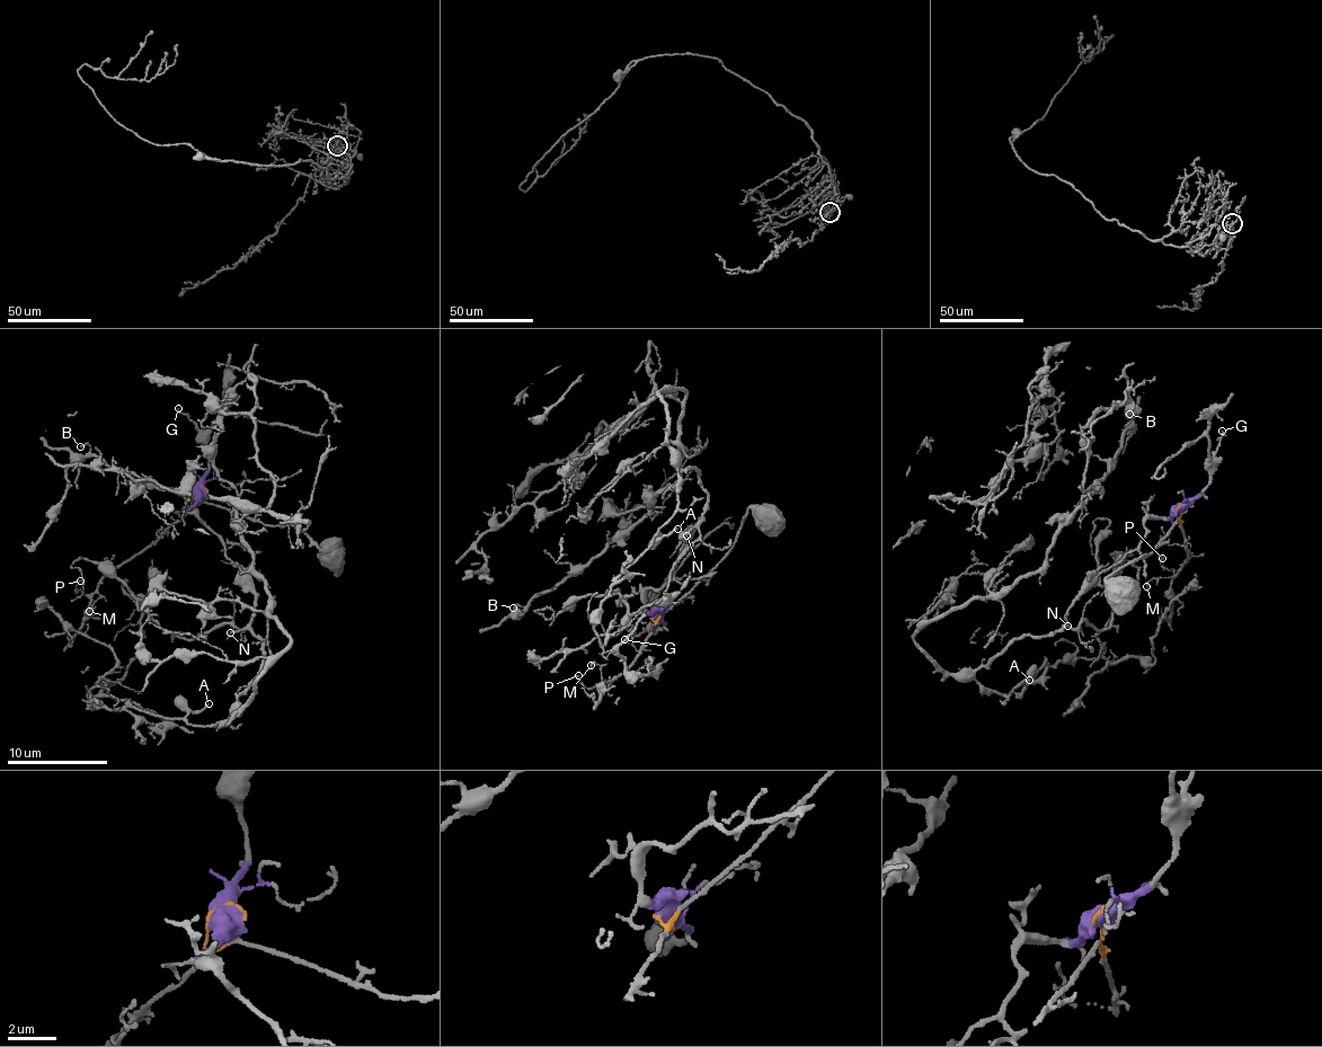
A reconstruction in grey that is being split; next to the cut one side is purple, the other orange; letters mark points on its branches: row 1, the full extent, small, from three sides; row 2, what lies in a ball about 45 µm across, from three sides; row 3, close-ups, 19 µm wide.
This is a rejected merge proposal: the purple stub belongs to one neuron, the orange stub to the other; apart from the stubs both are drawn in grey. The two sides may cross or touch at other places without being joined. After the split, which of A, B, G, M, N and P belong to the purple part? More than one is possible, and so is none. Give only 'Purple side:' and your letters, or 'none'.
Purple side: A, B, G, N

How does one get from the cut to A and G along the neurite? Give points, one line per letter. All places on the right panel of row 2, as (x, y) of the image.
A: (1180, 504), (1147, 520), (1136, 547), (1081, 589), (1057, 631), (1018, 639), (975, 672), (1006, 694), (1029, 681)
G: (1180, 504), (1204, 490), (1209, 463), (1222, 431)

